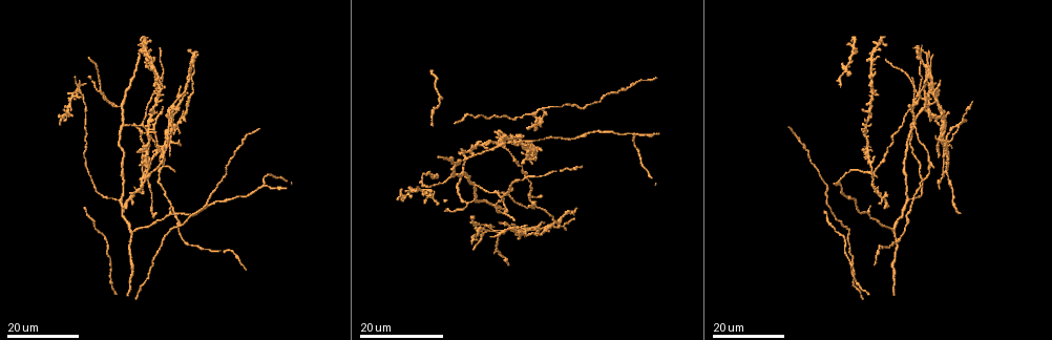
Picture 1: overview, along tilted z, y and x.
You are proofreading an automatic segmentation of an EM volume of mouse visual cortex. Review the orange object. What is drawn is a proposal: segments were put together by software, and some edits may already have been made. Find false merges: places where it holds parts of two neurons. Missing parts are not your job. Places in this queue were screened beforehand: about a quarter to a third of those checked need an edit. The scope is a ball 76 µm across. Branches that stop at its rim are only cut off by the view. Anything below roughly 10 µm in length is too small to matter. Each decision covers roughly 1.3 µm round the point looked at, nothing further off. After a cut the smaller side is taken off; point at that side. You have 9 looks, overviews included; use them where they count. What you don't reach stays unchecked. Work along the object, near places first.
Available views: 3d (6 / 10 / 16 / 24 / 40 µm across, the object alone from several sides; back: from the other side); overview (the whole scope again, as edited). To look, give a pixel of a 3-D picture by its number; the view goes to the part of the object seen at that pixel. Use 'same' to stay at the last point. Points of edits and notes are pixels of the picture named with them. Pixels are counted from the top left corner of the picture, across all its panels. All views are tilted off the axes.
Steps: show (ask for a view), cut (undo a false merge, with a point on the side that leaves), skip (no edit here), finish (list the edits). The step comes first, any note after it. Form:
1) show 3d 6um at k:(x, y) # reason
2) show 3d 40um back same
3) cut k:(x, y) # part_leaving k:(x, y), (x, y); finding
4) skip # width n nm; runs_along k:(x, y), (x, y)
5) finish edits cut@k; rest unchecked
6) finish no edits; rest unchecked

show 3d 24um at 1:(866, 122) # thin neck

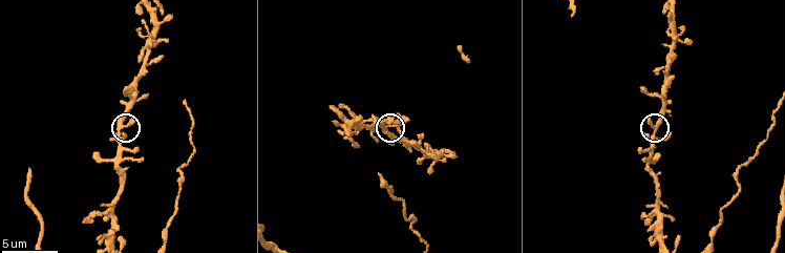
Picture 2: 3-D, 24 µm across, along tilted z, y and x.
show 3d 10um at 2:(653, 129) # zoom in

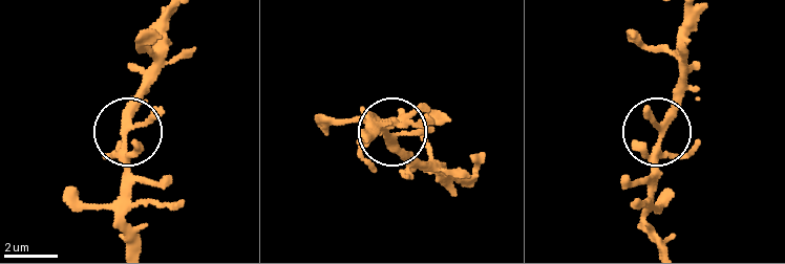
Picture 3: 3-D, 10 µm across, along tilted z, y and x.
skip # runs_along 3:(124, 246), (124, 145), (145, 74); all the same neuron

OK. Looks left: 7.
show 3d 16um at 1:(145, 172)

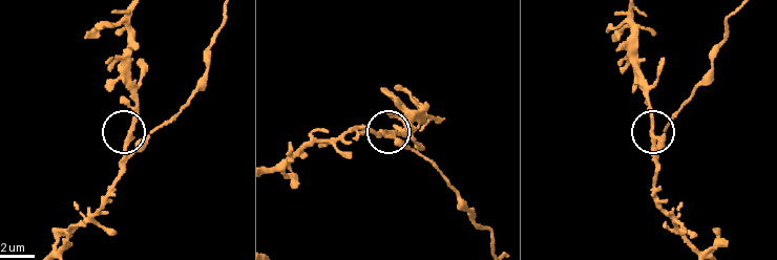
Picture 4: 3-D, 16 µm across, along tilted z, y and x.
show 3d 10um at 4:(653, 135)

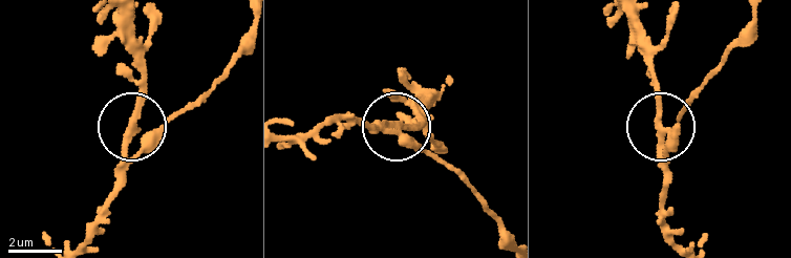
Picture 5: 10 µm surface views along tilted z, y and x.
cut 5:(166, 119) # a second neuron is stuck on

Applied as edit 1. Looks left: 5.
show overview

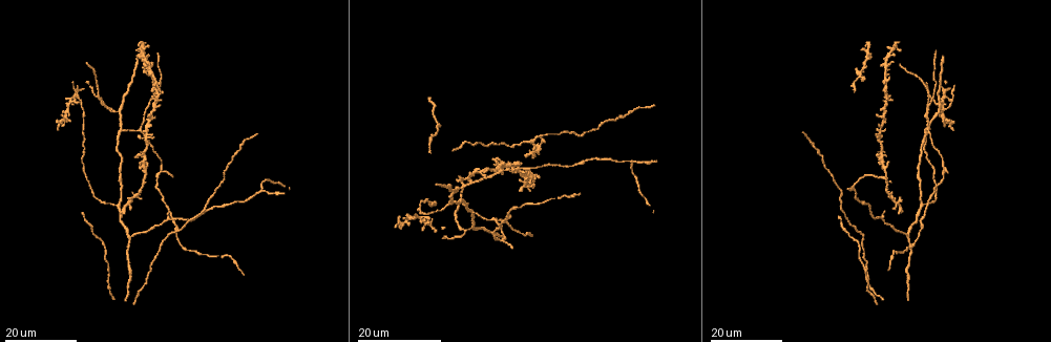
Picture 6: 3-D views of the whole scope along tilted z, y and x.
show 3d 24um at 6:(447, 202) # three-way junction

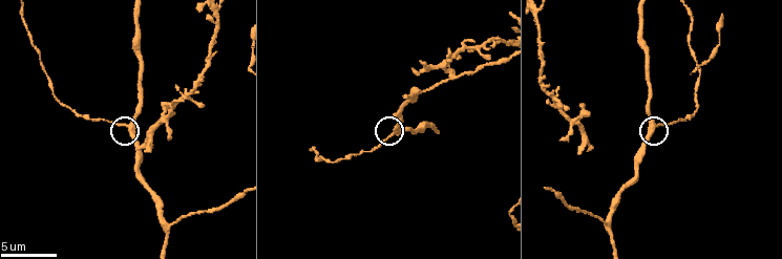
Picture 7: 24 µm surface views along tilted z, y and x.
show 3d 6um at 7:(394, 134)

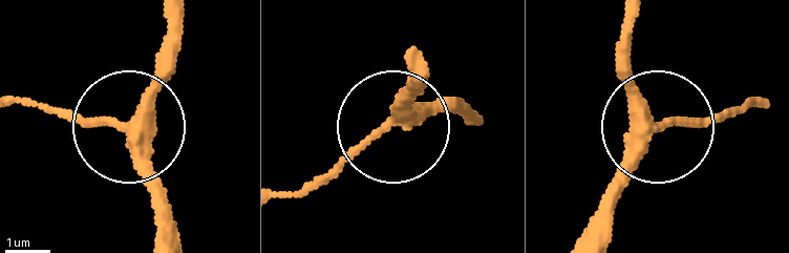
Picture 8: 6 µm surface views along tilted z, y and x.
skip # arms 3; runs_along 8:(626, 18), (628, 98), (645, 121), (665, 129), (741, 112); all the same neuron

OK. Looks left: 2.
show 3d 6um at 4:(675, 224) # a narrow waist

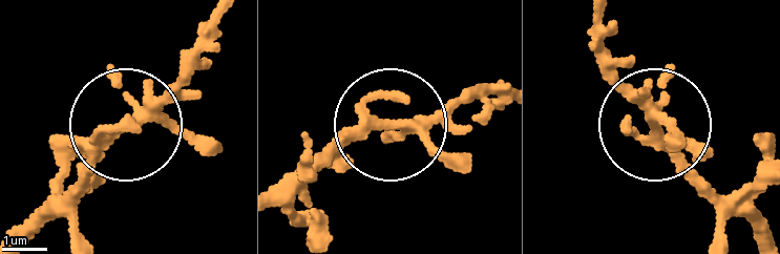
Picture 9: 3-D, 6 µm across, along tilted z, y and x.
skip # one neuron here

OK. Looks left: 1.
finish edits cut@5; rest unchecked

